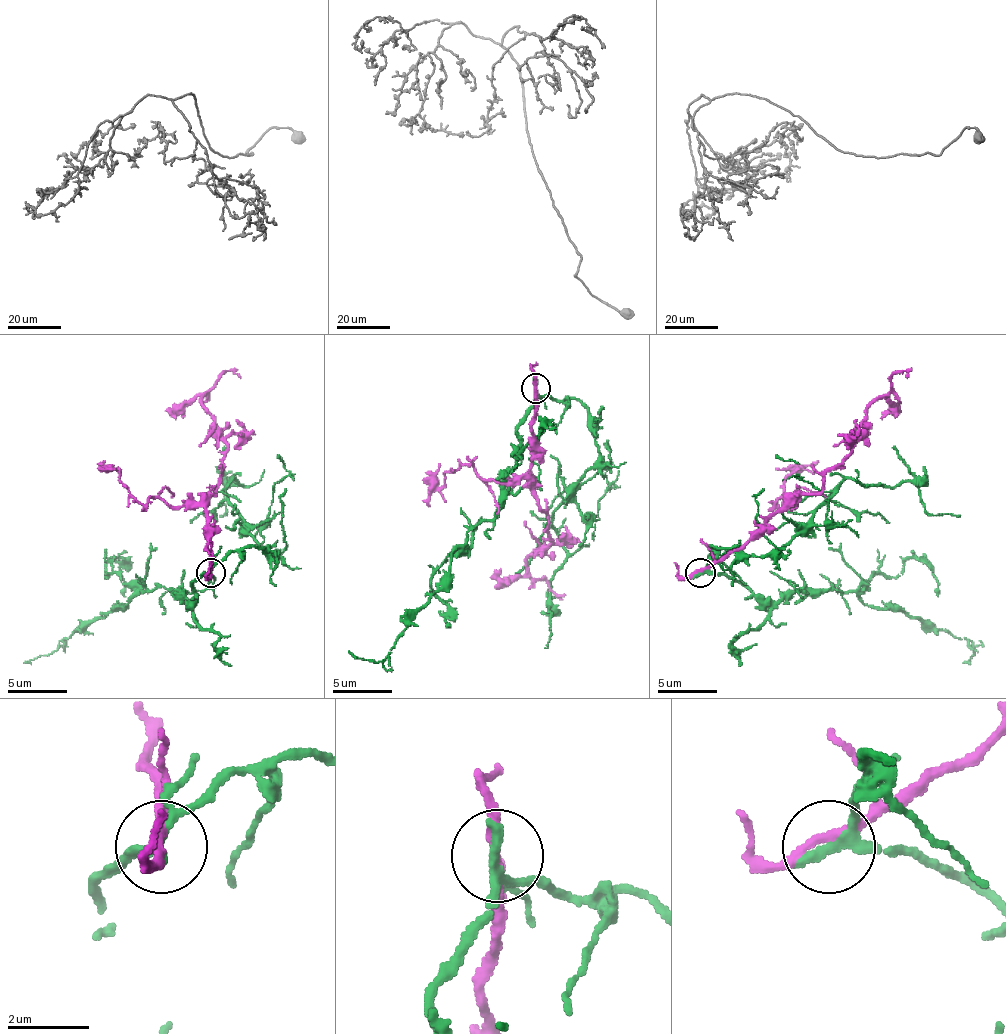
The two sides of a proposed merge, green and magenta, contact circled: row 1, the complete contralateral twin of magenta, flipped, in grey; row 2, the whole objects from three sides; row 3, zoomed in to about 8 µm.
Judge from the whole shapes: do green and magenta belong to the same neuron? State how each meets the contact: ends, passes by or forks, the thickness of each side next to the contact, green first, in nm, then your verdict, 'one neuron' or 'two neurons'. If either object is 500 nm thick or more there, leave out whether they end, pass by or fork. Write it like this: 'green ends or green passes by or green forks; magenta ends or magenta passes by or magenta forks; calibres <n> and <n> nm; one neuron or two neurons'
green forks; magenta passes by; calibres 200 and 220 nm; two neurons

